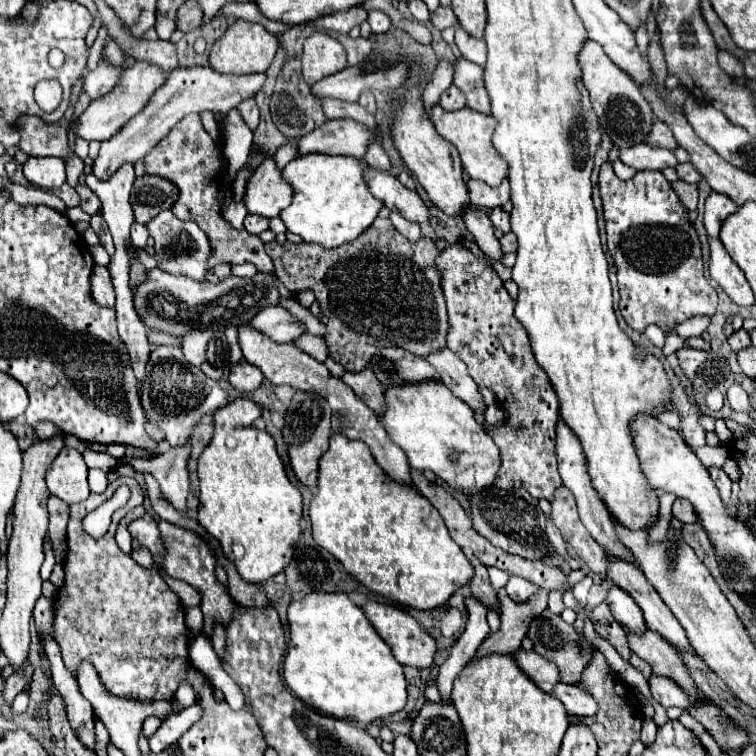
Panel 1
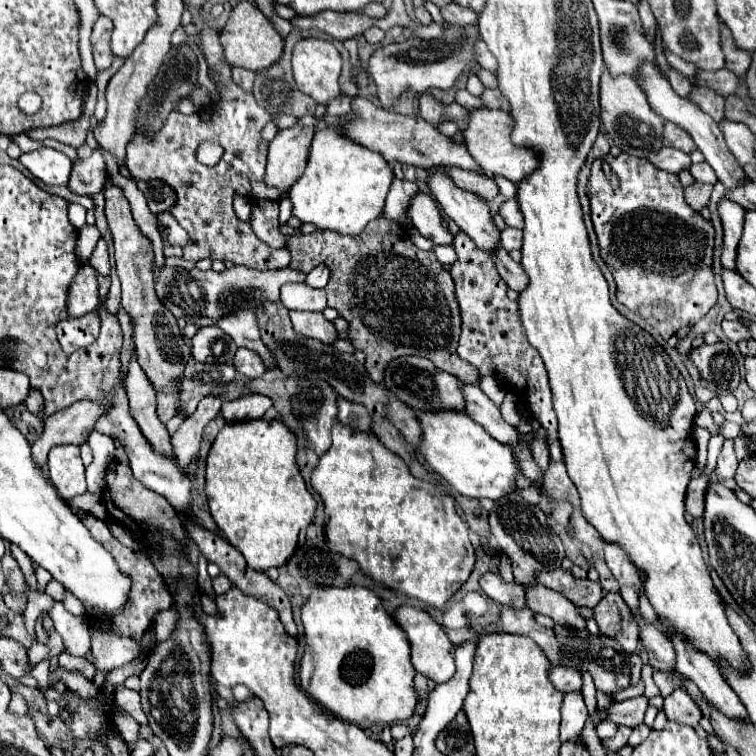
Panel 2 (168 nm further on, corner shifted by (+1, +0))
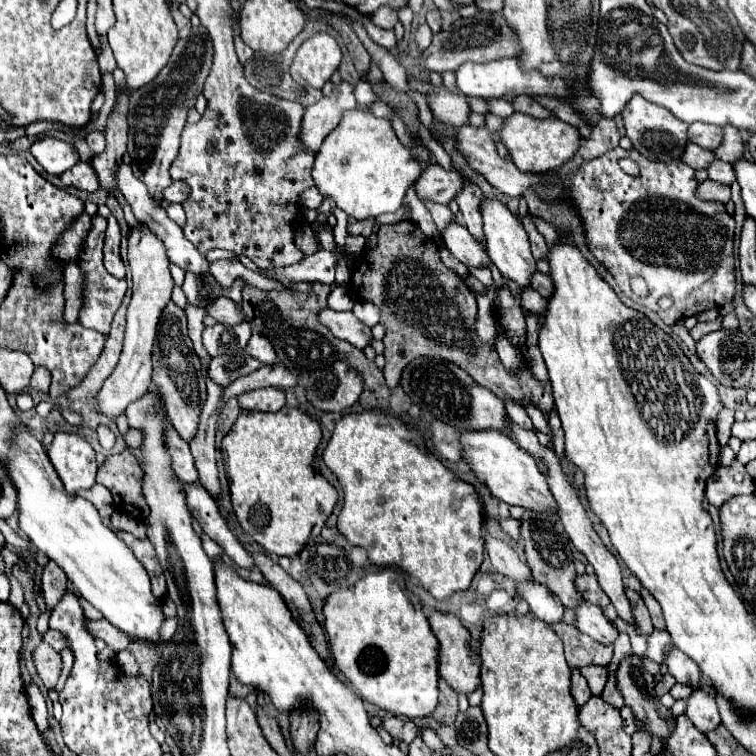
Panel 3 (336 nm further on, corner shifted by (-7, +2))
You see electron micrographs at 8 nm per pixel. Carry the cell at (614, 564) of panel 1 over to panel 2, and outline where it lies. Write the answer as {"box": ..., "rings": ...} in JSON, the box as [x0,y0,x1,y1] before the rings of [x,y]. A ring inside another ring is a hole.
{"box":[669,635,749,721],"rings":[[[669,635],[669,639],[673,641],[677,651],[677,671],[683,677],[691,679],[705,695],[705,699],[725,717],[749,721],[745,705],[741,703],[737,693],[729,687],[729,683],[723,681],[723,675],[715,667],[715,663],[707,655],[697,653],[681,635]]]}

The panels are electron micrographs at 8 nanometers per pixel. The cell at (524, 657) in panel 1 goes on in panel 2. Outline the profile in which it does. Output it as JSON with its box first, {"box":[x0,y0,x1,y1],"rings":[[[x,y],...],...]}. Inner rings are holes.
{"box":[549,667,583,693],"rings":[[[551,667],[549,679],[563,693],[581,691],[581,685],[583,685],[581,673],[577,669],[573,669],[573,667]]]}

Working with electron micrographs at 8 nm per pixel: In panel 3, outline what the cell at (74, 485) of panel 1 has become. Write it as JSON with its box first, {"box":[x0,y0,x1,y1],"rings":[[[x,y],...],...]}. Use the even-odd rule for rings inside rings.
{"box":[47,433,95,493],"rings":[[[55,433],[47,455],[69,493],[77,493],[79,489],[89,489],[95,485],[95,451],[79,435]]]}

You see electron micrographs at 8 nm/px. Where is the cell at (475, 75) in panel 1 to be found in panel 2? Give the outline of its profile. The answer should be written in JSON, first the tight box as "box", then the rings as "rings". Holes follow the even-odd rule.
{"box":[481,89,509,111],"rings":[[[485,89],[485,93],[481,95],[483,103],[487,109],[503,109],[509,111],[509,103],[505,101],[505,97],[501,97],[501,93],[497,89]]]}

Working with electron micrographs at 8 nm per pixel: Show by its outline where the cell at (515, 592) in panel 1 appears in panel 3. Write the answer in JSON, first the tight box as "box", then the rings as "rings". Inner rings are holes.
{"box":[575,601,617,645],"rings":[[[581,601],[575,607],[575,627],[589,635],[591,639],[609,645],[617,639],[617,629],[613,627],[613,623],[609,623],[601,611],[601,607],[593,605],[593,603],[585,603]]]}

